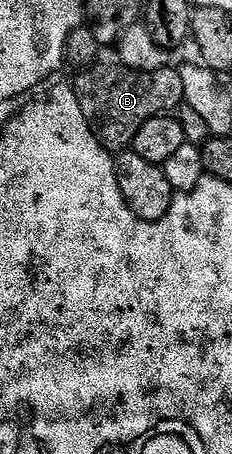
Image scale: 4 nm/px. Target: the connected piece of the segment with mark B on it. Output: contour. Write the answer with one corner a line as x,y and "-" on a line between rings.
115,49
100,50
93,66
76,75
79,76
73,82
73,98
91,132
112,153
128,150
145,121
158,115
171,115
184,106
182,81
174,66
156,71
129,69

